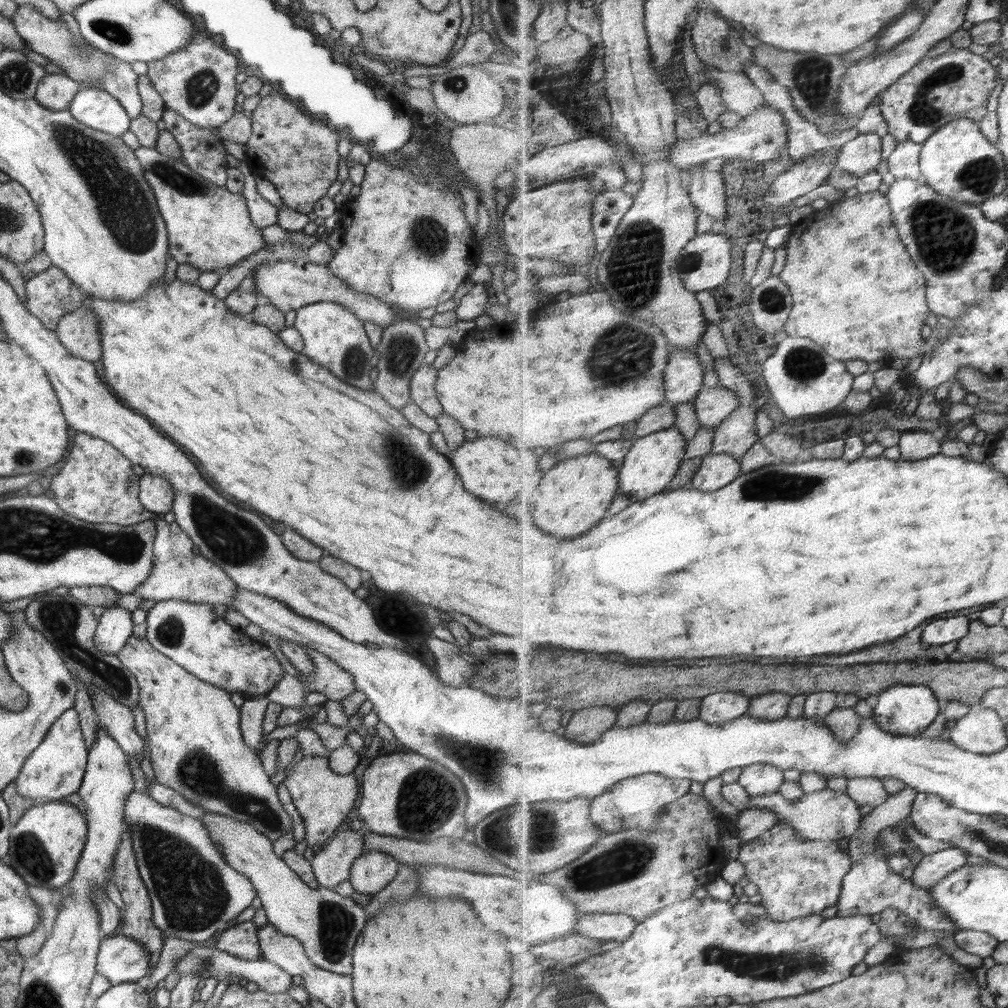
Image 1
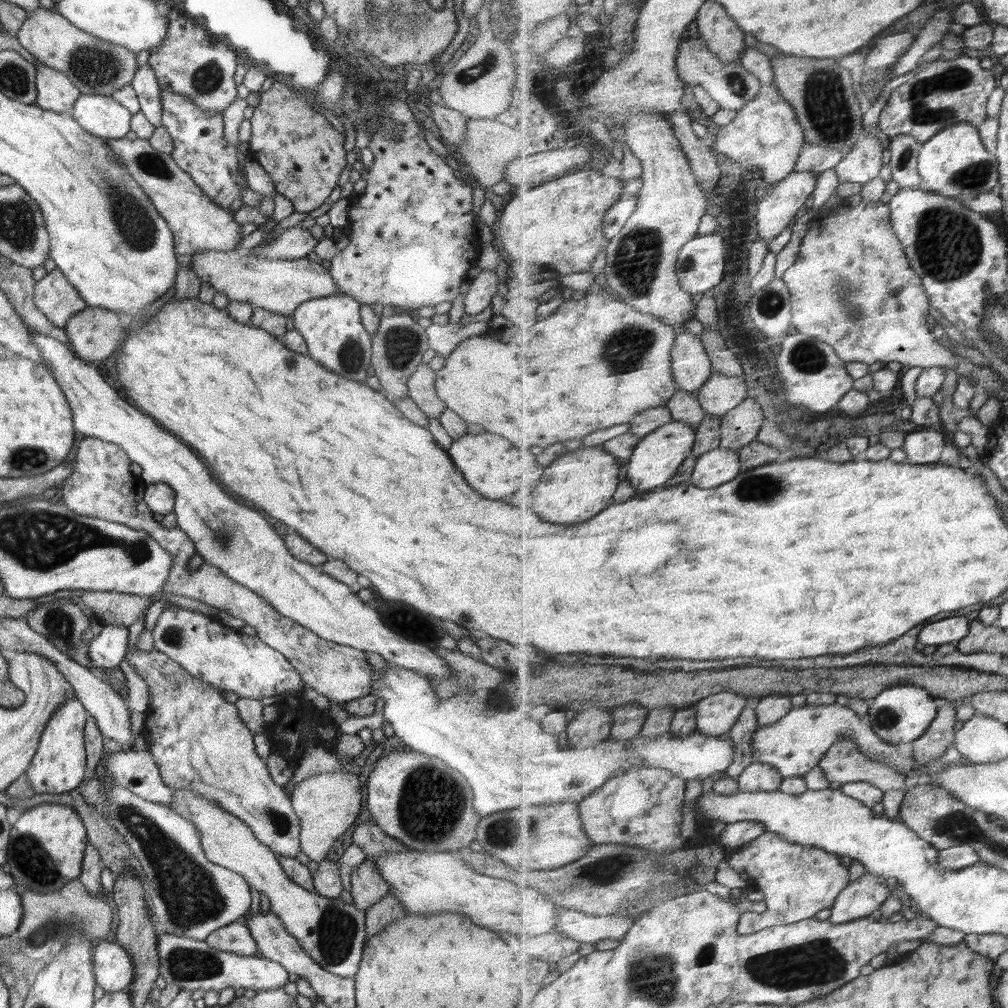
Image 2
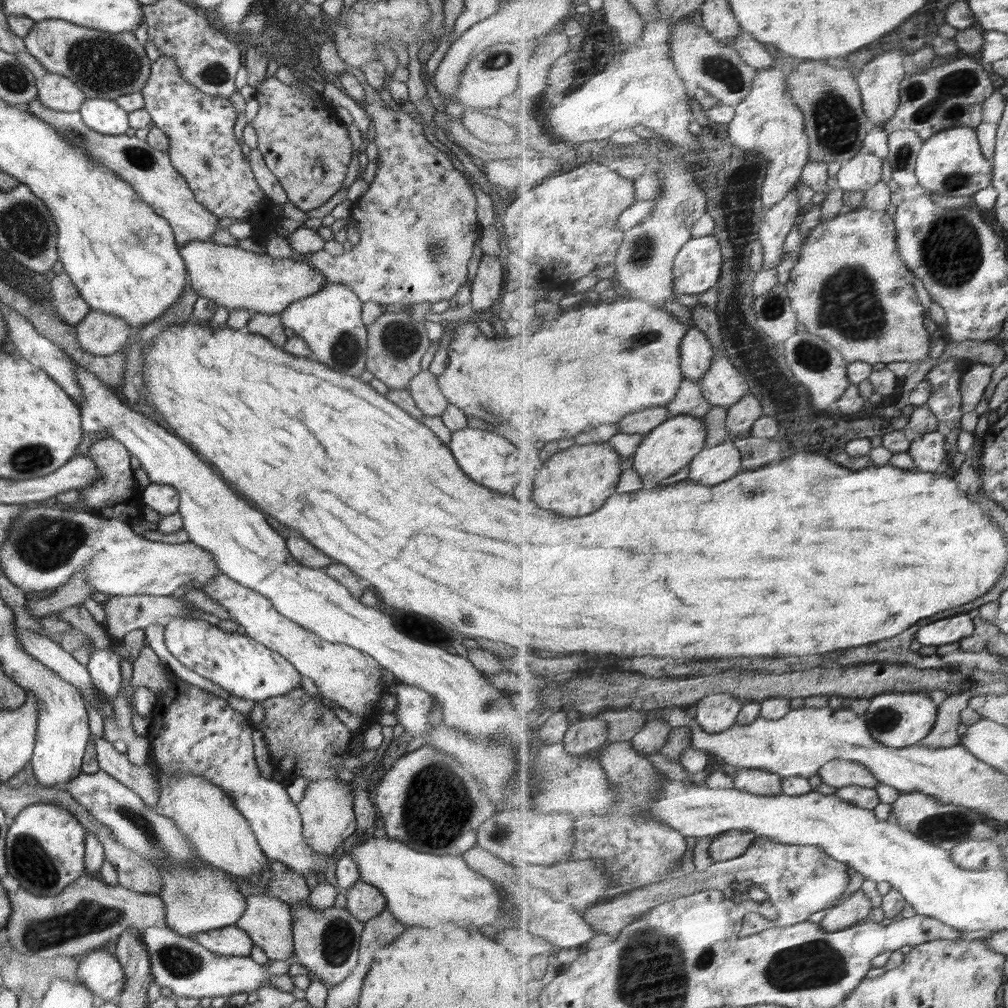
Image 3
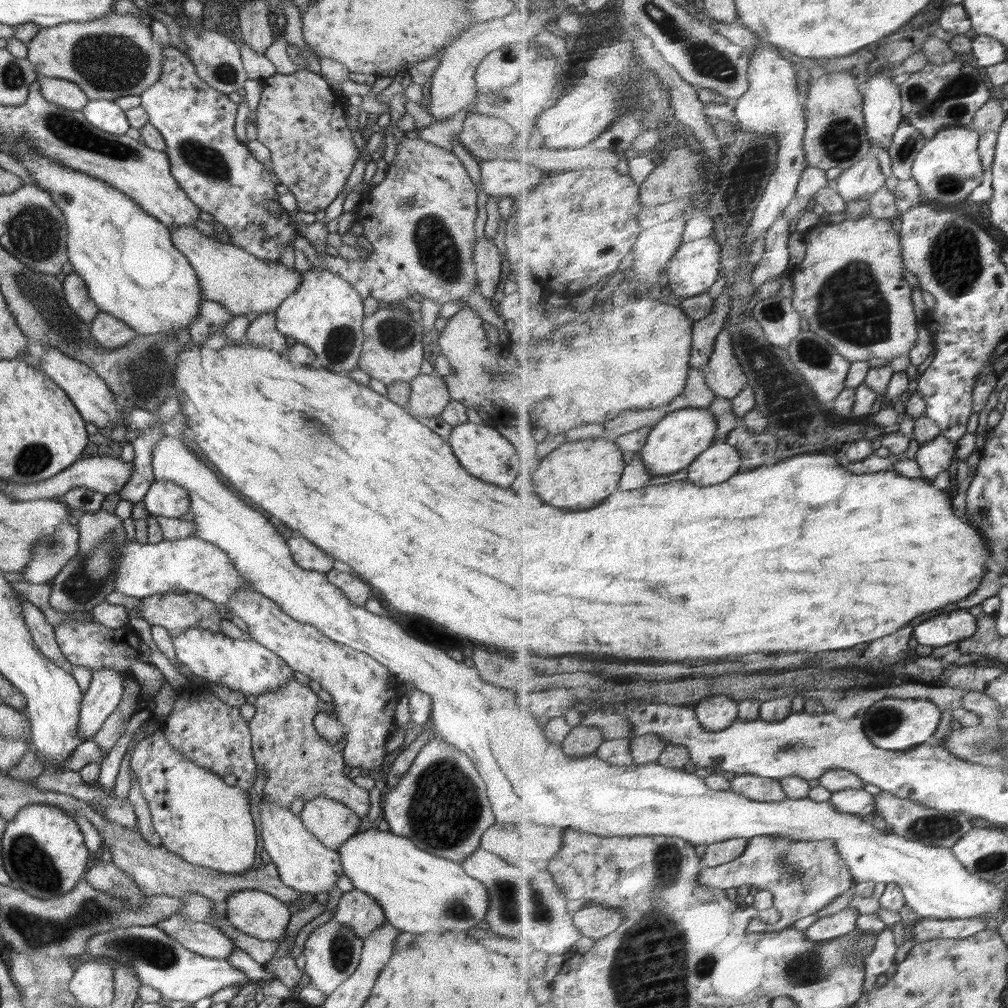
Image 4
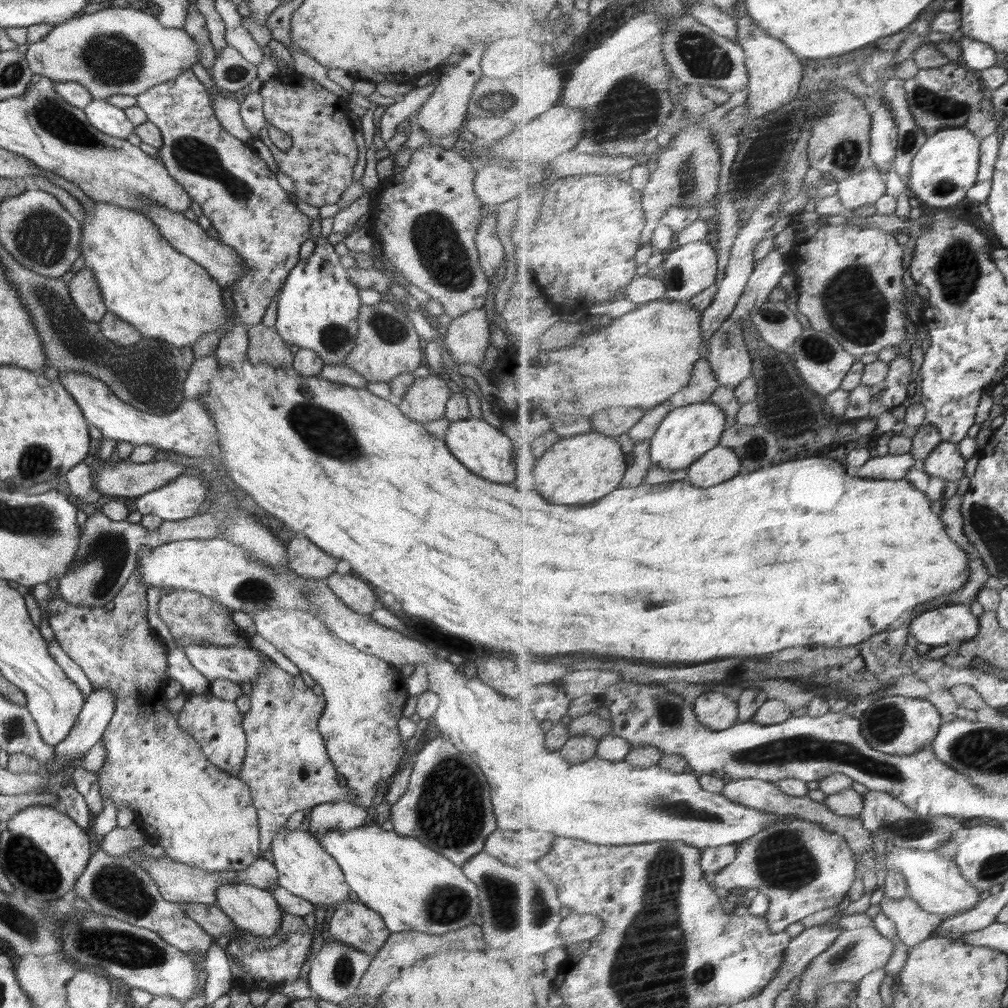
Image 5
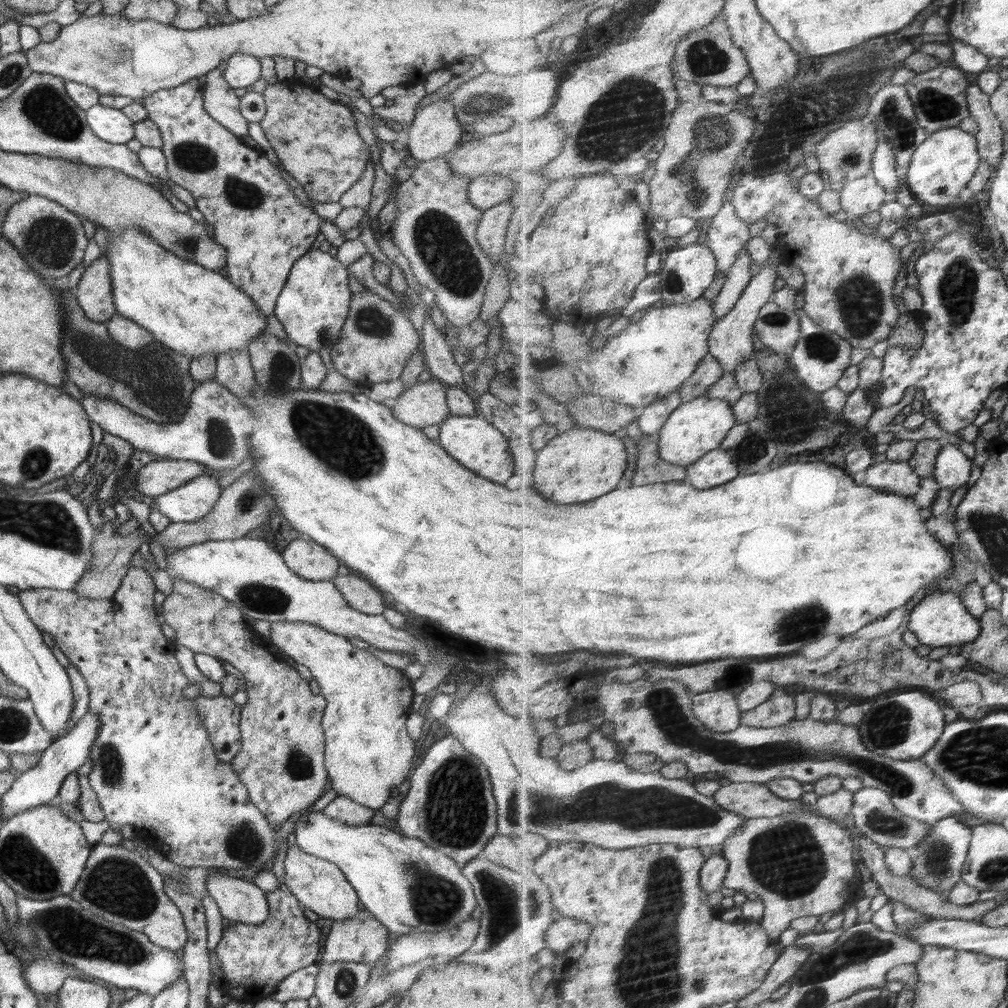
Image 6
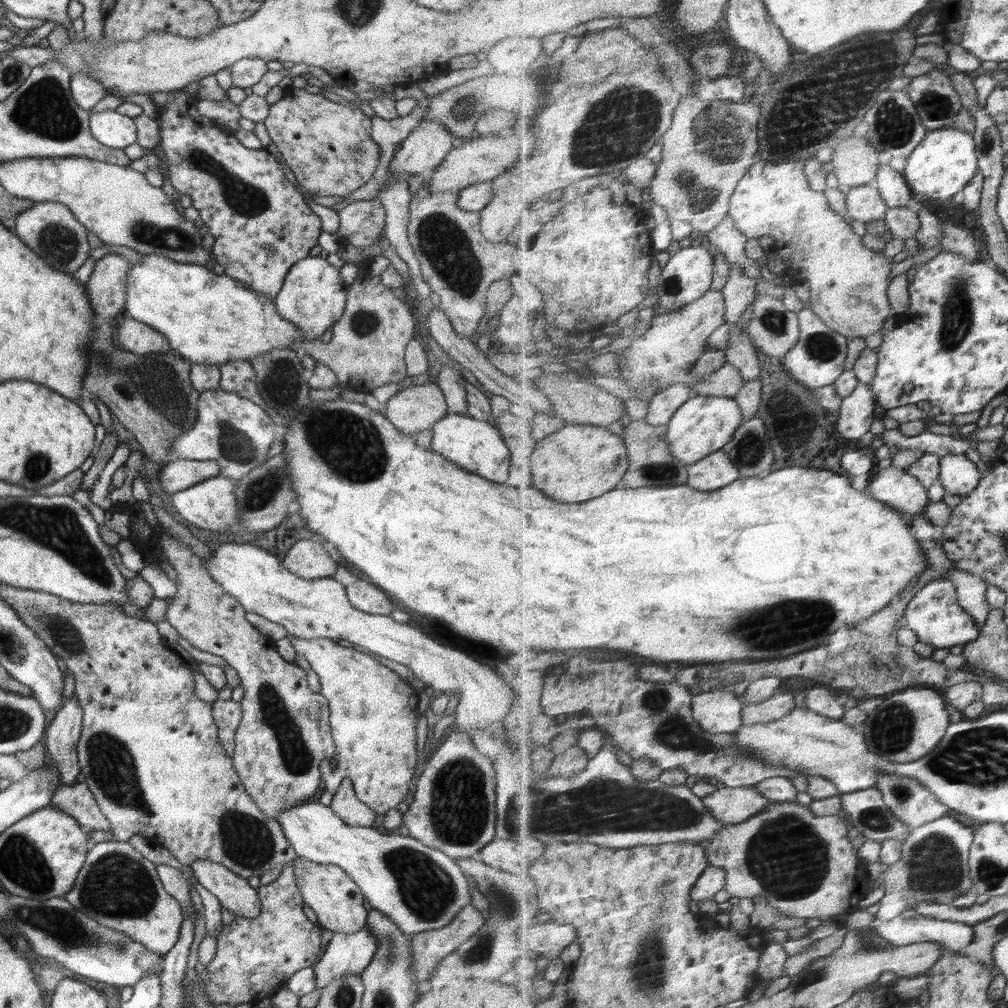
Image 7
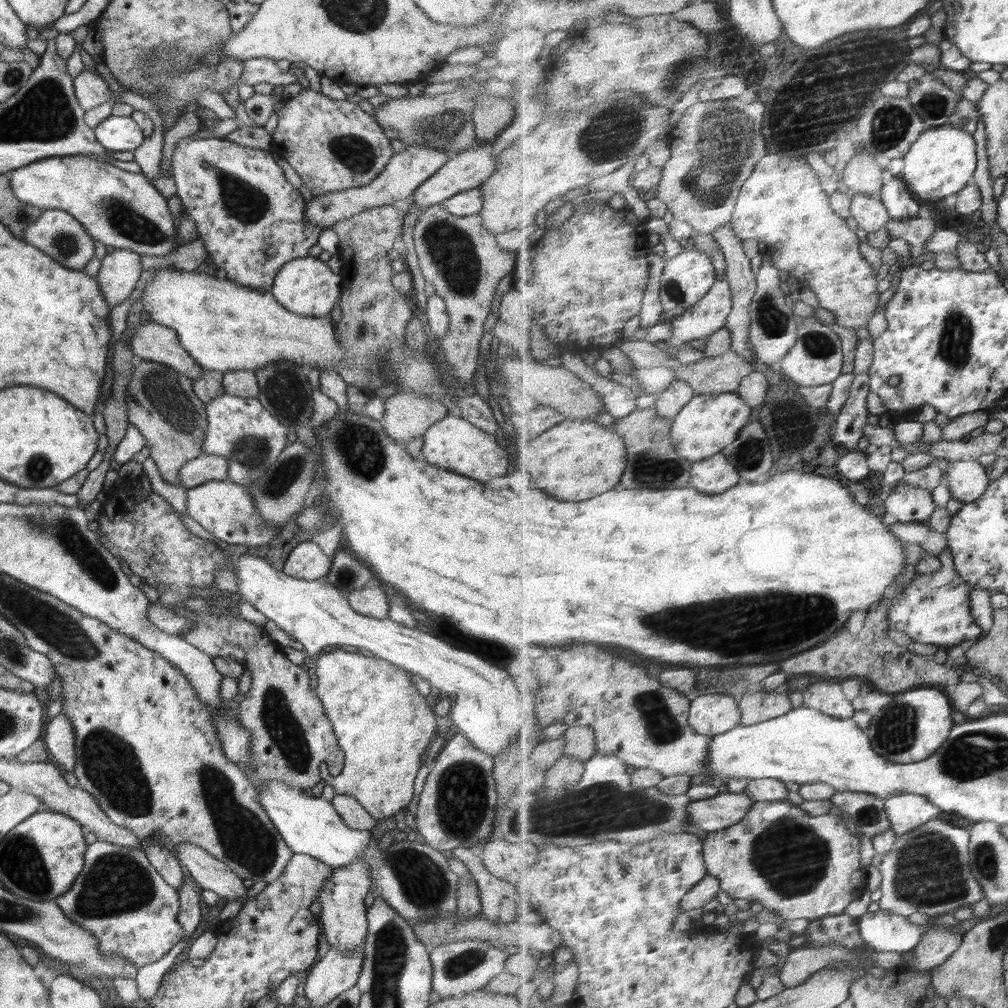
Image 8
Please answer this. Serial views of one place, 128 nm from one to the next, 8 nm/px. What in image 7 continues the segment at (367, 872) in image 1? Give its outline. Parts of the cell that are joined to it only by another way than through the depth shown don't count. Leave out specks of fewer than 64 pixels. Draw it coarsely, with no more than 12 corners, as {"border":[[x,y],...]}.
{"border":[[364,926],[334,932],[313,967],[317,991],[361,974],[376,952]]}

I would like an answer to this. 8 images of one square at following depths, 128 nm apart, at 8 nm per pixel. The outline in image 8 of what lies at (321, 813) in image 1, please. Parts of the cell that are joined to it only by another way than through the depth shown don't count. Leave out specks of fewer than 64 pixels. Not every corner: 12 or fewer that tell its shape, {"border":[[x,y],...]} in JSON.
{"border":[[335,793],[332,806],[354,831],[377,820],[352,796]]}

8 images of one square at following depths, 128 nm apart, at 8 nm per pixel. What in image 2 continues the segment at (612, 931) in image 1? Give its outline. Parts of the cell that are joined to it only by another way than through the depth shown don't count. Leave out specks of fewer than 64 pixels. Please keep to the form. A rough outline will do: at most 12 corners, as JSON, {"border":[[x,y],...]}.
{"border":[[560,907],[556,930],[578,942],[622,941],[637,916]]}

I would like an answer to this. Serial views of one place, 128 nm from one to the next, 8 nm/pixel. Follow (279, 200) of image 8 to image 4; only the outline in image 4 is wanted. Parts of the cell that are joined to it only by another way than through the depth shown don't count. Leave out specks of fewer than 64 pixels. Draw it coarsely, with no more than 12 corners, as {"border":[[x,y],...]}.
{"border":[[168,45],[139,95],[172,176],[234,246],[297,230],[235,137],[237,104]]}

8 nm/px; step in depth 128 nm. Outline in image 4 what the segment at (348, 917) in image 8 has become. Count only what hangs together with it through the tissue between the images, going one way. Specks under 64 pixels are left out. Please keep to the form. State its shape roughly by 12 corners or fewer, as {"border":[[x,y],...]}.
{"border":[[289,808],[258,810],[260,850],[280,881],[302,894],[328,893],[341,856],[322,846]]}

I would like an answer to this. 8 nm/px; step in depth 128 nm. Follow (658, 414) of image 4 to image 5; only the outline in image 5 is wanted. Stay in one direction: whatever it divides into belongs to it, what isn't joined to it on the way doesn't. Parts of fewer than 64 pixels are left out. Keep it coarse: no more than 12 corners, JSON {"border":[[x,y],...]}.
{"border":[[616,407],[595,412],[594,431],[619,438],[645,411]]}

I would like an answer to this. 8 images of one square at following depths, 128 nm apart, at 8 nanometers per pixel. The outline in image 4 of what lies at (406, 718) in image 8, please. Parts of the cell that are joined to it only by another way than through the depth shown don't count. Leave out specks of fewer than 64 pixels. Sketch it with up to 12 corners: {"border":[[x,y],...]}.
{"border":[[239,588],[252,640],[332,696],[313,725],[345,766],[382,769],[400,682],[369,654]]}

